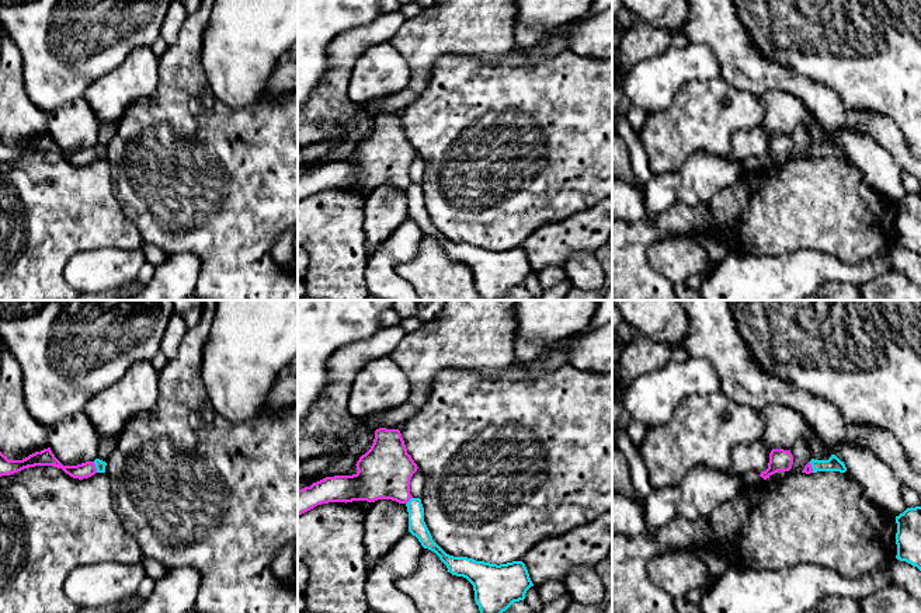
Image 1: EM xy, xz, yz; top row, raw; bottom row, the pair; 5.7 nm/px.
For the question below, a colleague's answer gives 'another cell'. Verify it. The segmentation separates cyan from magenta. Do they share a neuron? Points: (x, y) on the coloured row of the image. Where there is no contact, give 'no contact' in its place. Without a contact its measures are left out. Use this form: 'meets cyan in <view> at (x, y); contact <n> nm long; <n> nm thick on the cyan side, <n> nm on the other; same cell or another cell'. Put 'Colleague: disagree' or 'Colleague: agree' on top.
Colleague: agree
meets cyan in xy at (96, 467); contact 70 nm long; 60 nm thick on the cyan side, 90 nm on the other; another cell

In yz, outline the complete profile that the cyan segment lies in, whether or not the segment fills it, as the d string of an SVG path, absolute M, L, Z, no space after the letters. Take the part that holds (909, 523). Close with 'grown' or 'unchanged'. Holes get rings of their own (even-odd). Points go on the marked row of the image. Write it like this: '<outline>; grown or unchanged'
M921 506L907 508L896 516L896 523L896 558L921 571Z; unchanged

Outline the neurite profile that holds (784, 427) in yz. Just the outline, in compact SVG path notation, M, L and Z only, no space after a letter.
M782 405L764 407L760 412L765 418L762 442L772 449L792 450L799 439L806 439L811 459L828 460L831 457L833 453L799 412Z

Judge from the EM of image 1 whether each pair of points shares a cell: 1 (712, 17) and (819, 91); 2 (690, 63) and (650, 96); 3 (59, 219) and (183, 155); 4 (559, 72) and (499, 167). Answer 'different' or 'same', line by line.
1: same
2: same
3: different
4: same

